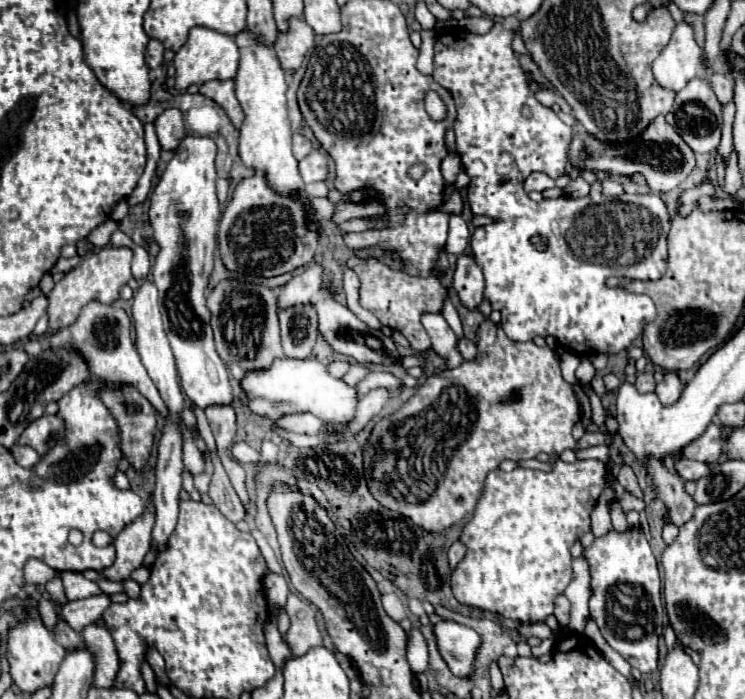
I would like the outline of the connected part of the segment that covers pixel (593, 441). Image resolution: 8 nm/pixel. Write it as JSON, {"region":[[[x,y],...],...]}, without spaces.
{"region":[[[585,433],[579,441],[577,441],[577,449],[587,449],[587,447],[593,447],[593,445],[601,445],[601,443],[609,443],[609,433],[603,435],[603,433]]]}

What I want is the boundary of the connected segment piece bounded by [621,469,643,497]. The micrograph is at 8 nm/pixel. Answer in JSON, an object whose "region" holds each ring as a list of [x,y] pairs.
{"region":[[[623,469],[621,485],[623,485],[631,495],[635,495],[635,497],[643,497],[643,493],[641,493],[641,489],[639,489],[639,485],[637,485],[637,477],[635,477],[635,473],[633,473],[631,469]]]}

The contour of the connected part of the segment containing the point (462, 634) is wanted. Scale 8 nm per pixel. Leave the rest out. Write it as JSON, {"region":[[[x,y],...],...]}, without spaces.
{"region":[[[439,621],[435,625],[435,637],[443,659],[447,661],[453,675],[467,677],[473,675],[475,655],[479,653],[481,639],[479,633],[467,625],[455,621]]]}

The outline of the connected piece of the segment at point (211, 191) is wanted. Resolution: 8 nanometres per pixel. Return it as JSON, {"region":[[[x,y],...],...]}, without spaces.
{"region":[[[187,135],[175,149],[173,159],[151,195],[149,207],[155,241],[161,245],[151,275],[155,287],[159,289],[163,327],[177,361],[183,391],[201,409],[211,403],[233,401],[229,371],[215,351],[209,325],[211,315],[205,305],[207,277],[213,271],[213,251],[217,245],[215,231],[221,217],[221,207],[215,195],[215,153],[217,147],[211,137]]]}

